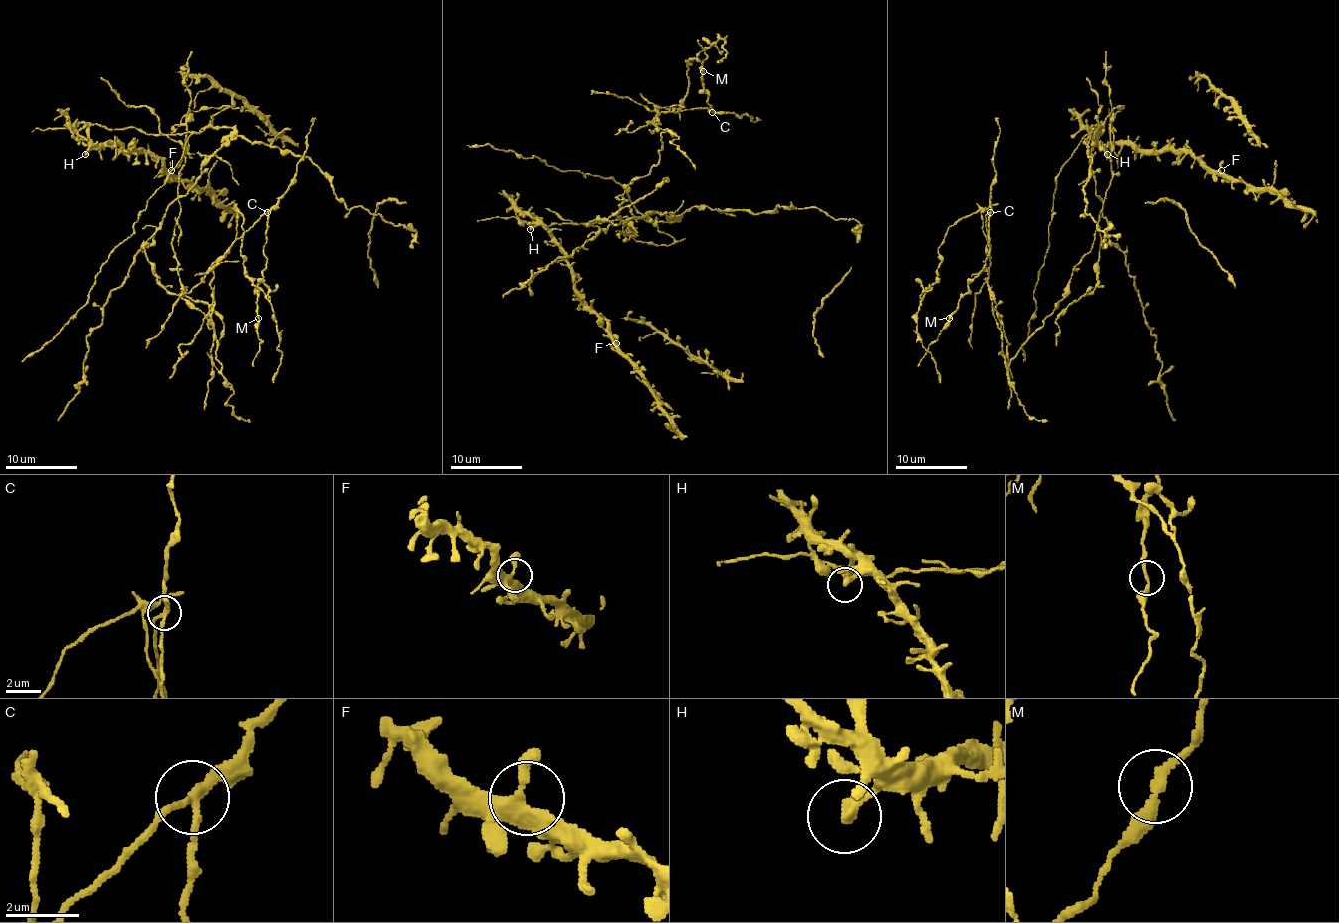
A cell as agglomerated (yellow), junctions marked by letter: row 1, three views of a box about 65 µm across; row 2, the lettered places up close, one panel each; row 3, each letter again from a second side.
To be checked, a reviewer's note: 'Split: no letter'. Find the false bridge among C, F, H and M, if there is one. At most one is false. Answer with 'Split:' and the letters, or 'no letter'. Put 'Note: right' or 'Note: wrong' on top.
Note: wrong
Split: C

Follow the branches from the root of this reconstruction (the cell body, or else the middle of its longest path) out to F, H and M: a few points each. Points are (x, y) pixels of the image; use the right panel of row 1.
F: (1096, 230), (1111, 179), (1111, 158), (1098, 142), (1104, 124), (1098, 143), (1185, 151), (1221, 170)
H: (1096, 230), (1111, 179), (1111, 158), (1098, 142), (1104, 124), (1096, 143), (1107, 154)
M: (1096, 230), (1068, 293), (1008, 370), (987, 282), (987, 214), (985, 268), (949, 318)

